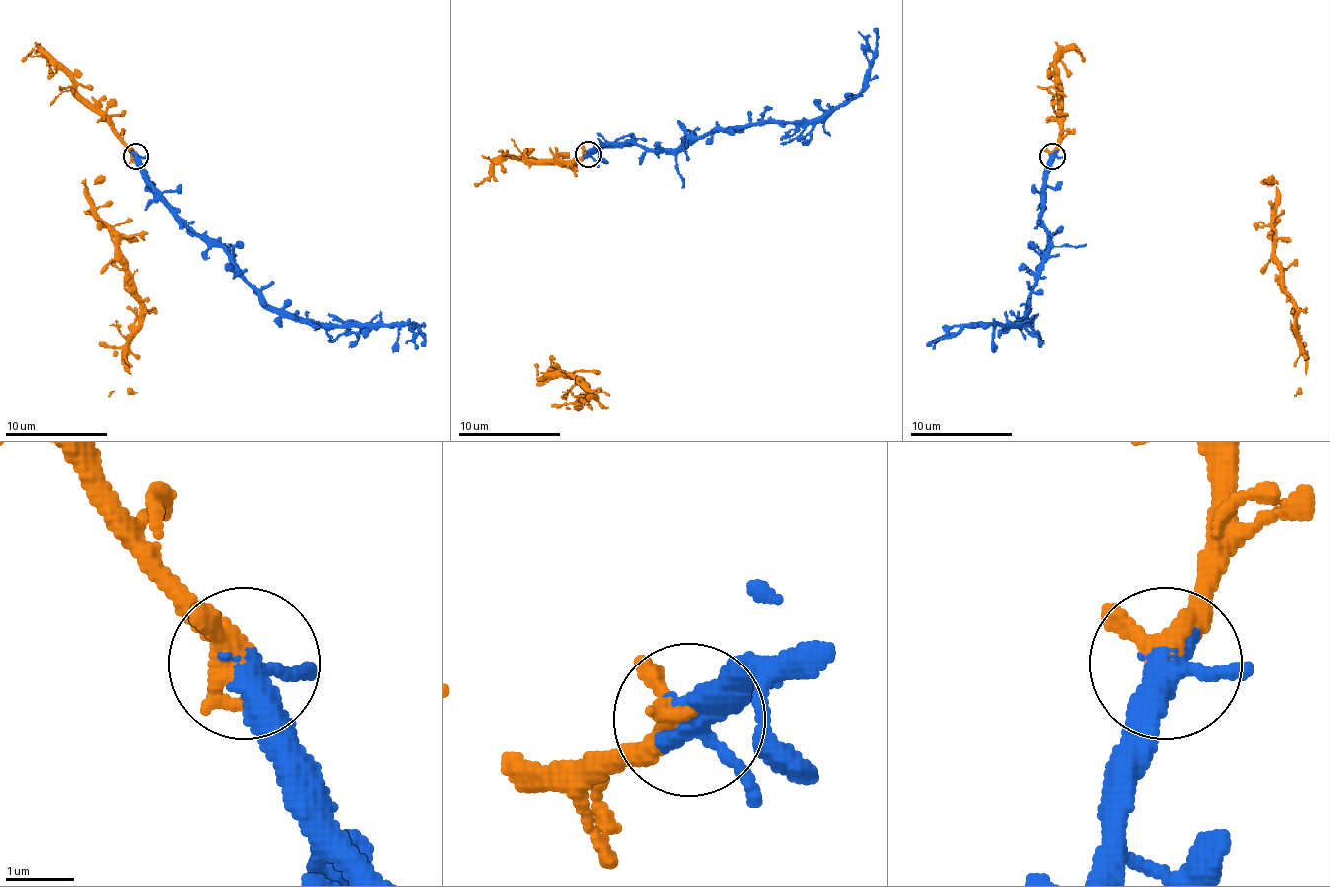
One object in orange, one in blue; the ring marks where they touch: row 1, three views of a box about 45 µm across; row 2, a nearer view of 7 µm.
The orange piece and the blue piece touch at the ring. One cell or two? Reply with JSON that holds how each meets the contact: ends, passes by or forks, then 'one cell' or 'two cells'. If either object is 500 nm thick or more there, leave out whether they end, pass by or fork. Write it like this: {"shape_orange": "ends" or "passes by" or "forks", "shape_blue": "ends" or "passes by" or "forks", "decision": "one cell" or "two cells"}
{"shape_orange": "passes by", "shape_blue": "passes by", "decision": "one cell"}

